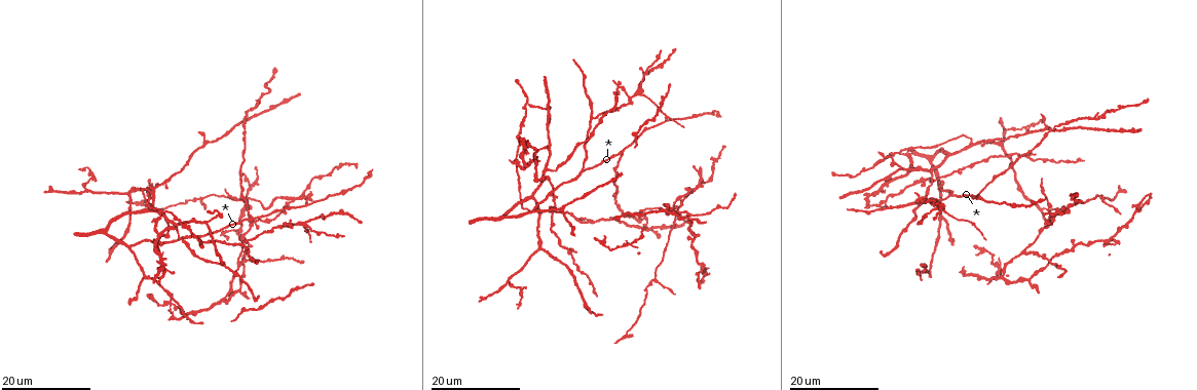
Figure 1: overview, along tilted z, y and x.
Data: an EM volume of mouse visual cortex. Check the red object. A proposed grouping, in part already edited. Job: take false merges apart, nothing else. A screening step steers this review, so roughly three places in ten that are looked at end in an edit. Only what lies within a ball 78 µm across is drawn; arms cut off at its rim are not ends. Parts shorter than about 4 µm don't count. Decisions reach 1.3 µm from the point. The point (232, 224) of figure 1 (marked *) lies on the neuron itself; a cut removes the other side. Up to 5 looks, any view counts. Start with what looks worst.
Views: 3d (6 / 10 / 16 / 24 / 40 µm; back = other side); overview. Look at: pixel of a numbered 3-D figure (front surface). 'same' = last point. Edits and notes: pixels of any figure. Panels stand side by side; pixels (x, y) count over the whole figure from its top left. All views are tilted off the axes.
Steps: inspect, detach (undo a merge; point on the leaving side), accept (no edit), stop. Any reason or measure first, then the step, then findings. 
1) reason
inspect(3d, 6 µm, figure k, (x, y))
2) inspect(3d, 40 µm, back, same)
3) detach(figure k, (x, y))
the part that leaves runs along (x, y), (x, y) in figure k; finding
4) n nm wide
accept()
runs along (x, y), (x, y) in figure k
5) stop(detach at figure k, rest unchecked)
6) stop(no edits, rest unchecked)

small branch off a trunk
inspect(3d, 16 µm, figure 1, (639, 89))

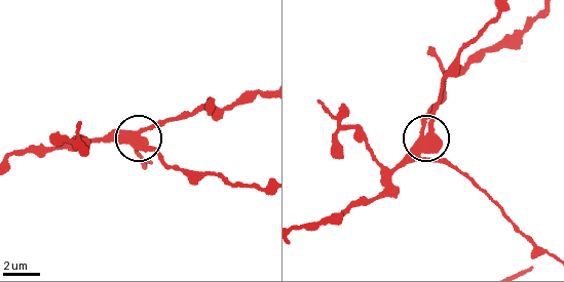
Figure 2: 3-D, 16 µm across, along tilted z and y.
inspect(3d, 6 µm, figure 2, (142, 133))

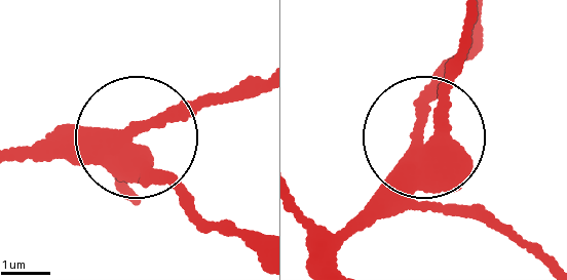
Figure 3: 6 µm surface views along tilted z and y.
380 nm wide
detach(figure 3, (164, 177))
the part that leaves runs along (118, 158), (256, 246) in figure 3; two neurons meet here

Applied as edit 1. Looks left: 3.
a fork
inspect(3d, 24 µm, figure 1, (1003, 131))

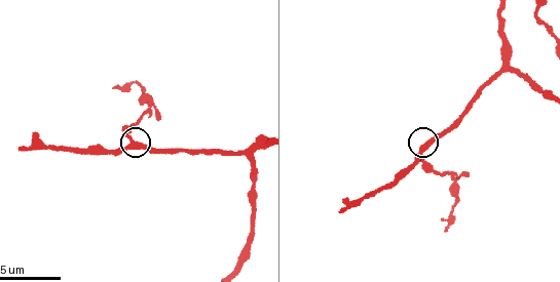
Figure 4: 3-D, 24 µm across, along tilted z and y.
inspect(3d, 10 µm, figure 4, (132, 143))

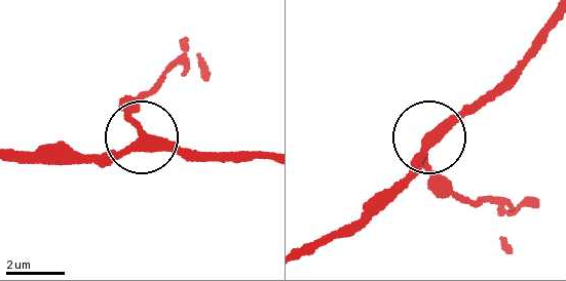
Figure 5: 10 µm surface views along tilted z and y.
3 arms
accept()
runs along (556, 11), (494, 89), (422, 137), (402, 188) in figure 5; one neuron here

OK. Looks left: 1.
stop(detach at figure 3, rest unchecked)

